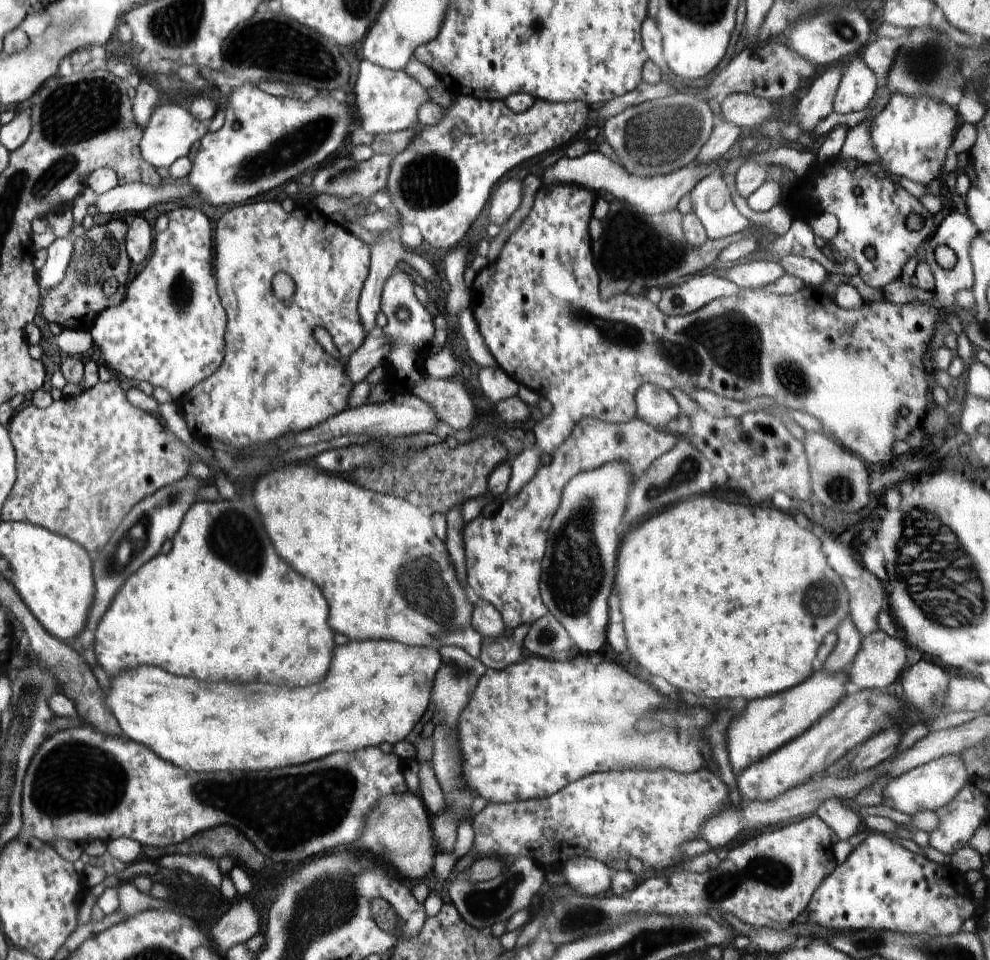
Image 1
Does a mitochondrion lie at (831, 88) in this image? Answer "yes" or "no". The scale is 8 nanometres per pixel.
no

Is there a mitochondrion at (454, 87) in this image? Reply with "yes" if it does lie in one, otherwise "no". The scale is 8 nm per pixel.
no

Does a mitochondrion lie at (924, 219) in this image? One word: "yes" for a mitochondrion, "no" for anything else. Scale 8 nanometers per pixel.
no

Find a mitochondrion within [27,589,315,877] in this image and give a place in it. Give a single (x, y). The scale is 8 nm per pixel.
(75, 760)

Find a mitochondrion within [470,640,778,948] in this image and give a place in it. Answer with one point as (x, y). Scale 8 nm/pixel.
(583, 919)

